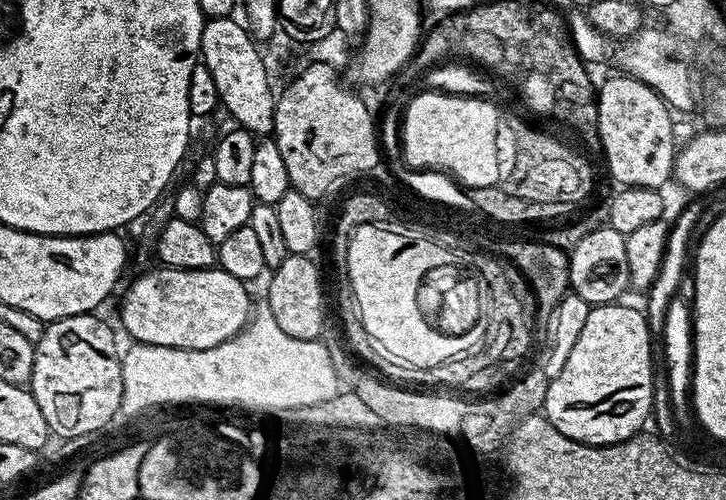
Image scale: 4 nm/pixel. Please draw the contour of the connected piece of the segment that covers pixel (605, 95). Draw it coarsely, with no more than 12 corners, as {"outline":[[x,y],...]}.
{"outline":[[627,74],[598,88],[598,144],[620,186],[663,189],[673,113]]}

